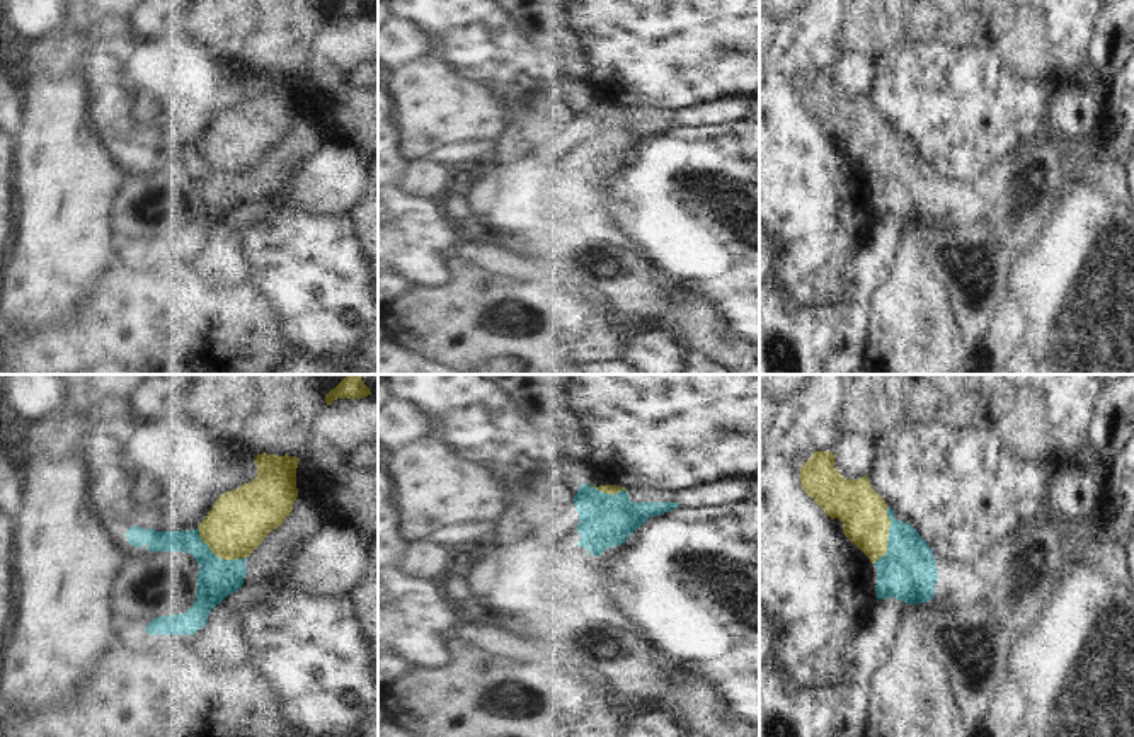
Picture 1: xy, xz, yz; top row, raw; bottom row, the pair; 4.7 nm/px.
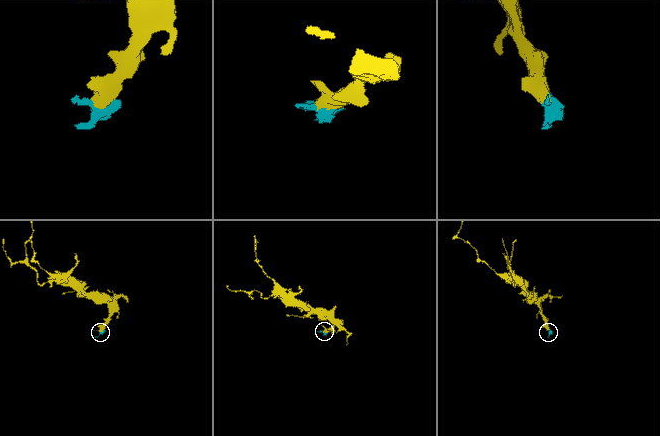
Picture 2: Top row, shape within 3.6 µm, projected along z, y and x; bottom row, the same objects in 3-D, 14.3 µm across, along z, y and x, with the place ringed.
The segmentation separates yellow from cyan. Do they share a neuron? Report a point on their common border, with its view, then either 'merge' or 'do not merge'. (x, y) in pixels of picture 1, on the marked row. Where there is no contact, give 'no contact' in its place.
xy (217, 555) | merge

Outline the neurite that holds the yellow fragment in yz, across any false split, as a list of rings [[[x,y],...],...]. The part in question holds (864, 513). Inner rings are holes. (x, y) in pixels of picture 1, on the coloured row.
[[[829,451],[812,453],[810,458],[800,466],[800,485],[802,490],[812,497],[831,519],[838,517],[843,523],[845,536],[855,543],[875,565],[877,599],[896,597],[906,604],[921,604],[933,599],[948,611],[988,608],[1001,623],[1001,626],[1006,628],[1017,642],[1020,642],[1023,635],[1037,628],[1044,606],[1057,599],[1061,586],[1073,567],[1081,563],[1086,557],[1100,551],[1100,534],[1095,528],[1095,523],[1056,521],[1044,517],[1028,526],[1017,528],[971,560],[936,560],[933,557],[933,548],[928,546],[926,540],[923,540],[911,524],[894,517],[894,511],[872,488],[868,477],[865,475],[858,480],[846,480],[834,468],[834,458],[836,454]]]

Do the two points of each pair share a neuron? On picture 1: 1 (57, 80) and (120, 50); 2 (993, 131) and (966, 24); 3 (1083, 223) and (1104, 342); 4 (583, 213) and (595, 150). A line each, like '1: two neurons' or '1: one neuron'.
1: two neurons
2: two neurons
3: one neuron
4: one neuron

